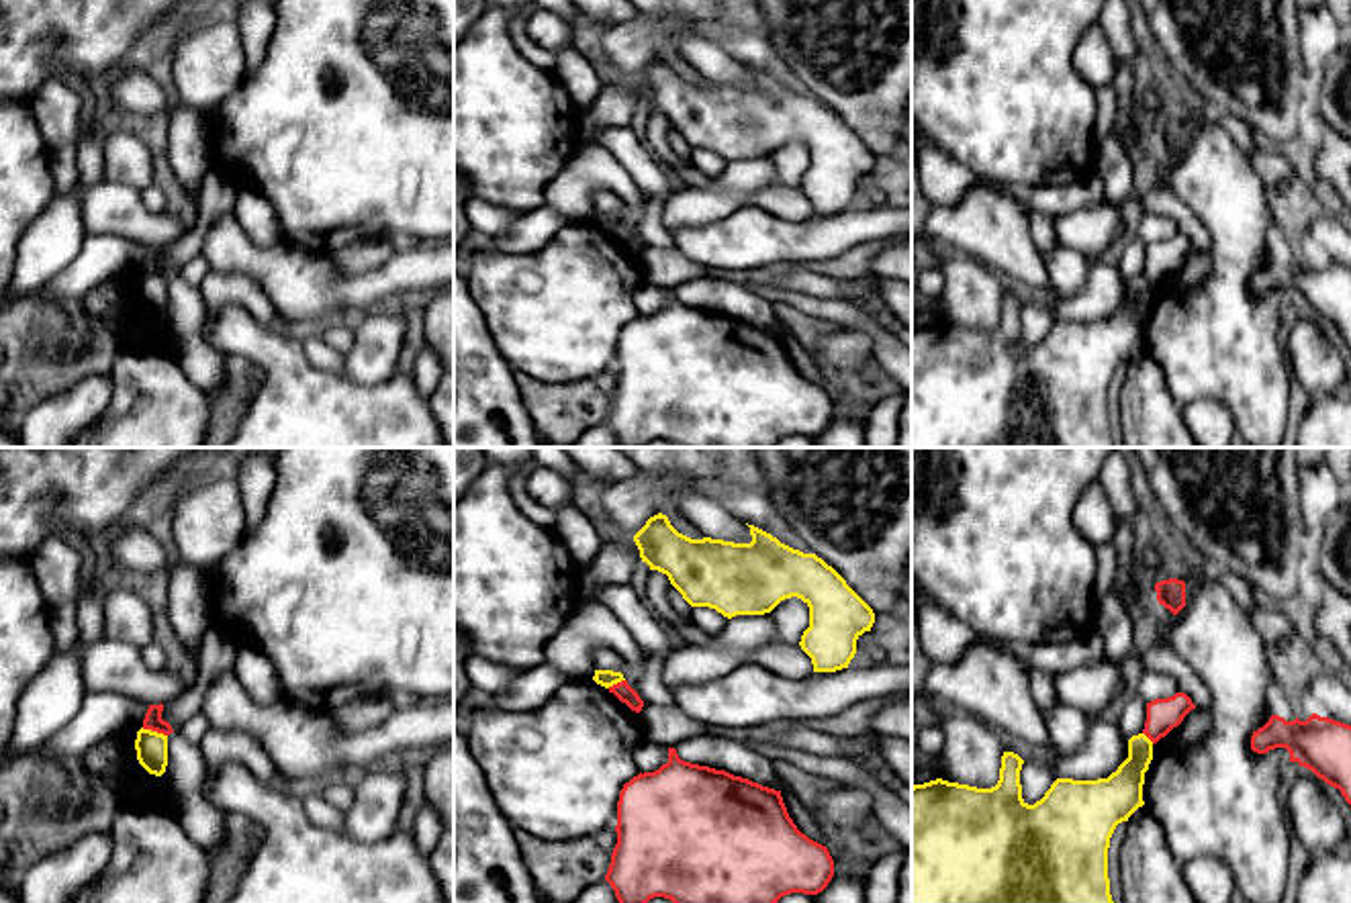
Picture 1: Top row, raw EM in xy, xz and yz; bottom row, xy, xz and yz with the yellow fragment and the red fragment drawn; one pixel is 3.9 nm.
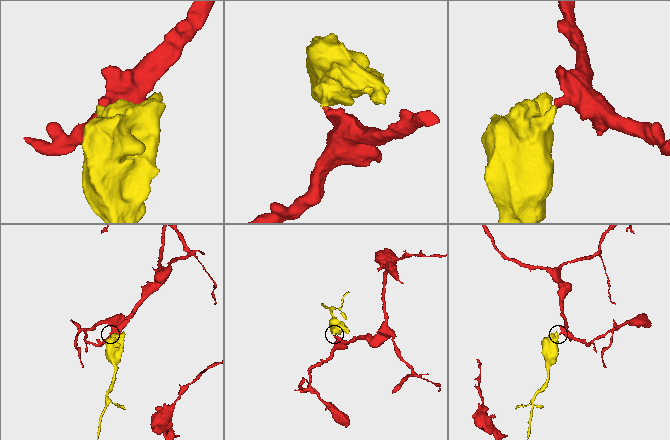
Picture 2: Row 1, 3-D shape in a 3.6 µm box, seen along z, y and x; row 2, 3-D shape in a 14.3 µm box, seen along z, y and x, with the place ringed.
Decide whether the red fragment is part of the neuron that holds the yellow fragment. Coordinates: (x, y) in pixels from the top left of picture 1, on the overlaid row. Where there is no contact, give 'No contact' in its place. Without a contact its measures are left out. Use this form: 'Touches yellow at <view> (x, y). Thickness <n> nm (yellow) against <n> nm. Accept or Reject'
Touches yellow at xy (154, 732). Thickness 130 nm (yellow) against 70 nm. Reject

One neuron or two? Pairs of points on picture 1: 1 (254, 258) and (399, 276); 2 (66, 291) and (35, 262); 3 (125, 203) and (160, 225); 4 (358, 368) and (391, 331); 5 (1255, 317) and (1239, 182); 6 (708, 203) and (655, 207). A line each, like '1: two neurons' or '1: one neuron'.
1: one neuron
2: two neurons
3: one neuron
4: one neuron
5: one neuron
6: two neurons

